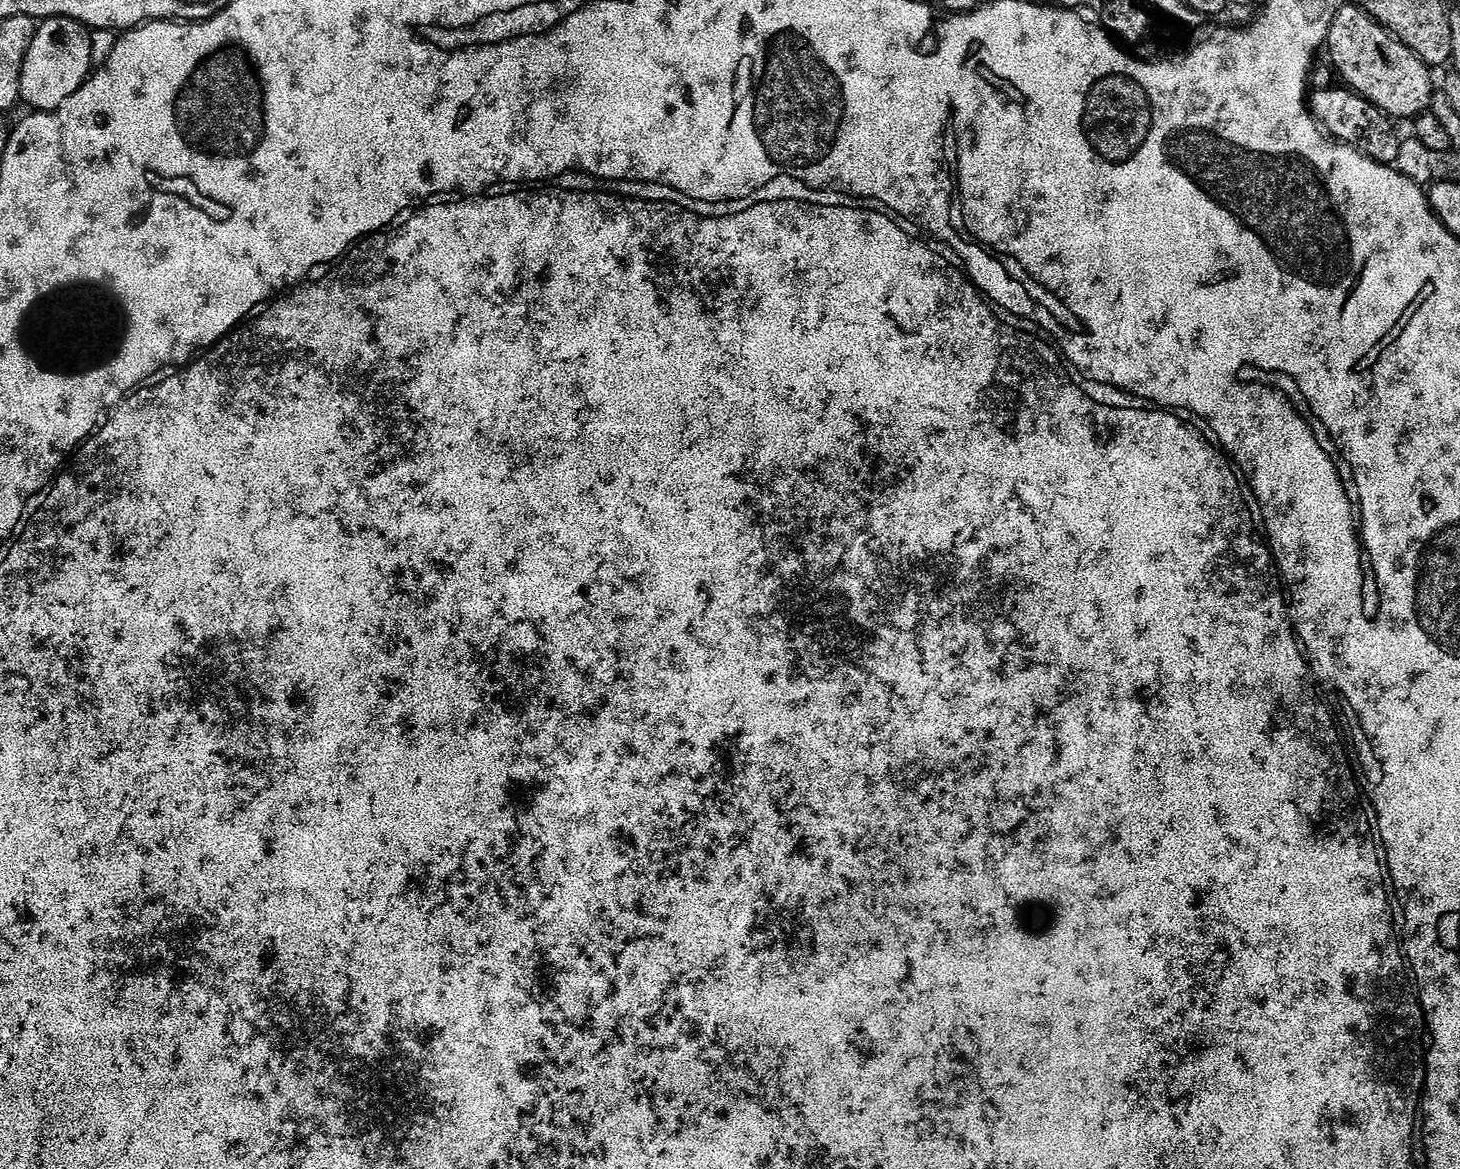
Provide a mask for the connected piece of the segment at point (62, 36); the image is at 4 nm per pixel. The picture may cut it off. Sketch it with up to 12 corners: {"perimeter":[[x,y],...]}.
{"perimeter":[[39,25],[20,79],[29,109],[54,112],[93,71],[89,29]]}

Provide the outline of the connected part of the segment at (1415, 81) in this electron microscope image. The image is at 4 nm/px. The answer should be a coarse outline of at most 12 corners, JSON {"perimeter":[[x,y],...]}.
{"perimeter":[[1355,3],[1326,52],[1393,121],[1432,107],[1429,65]]}

